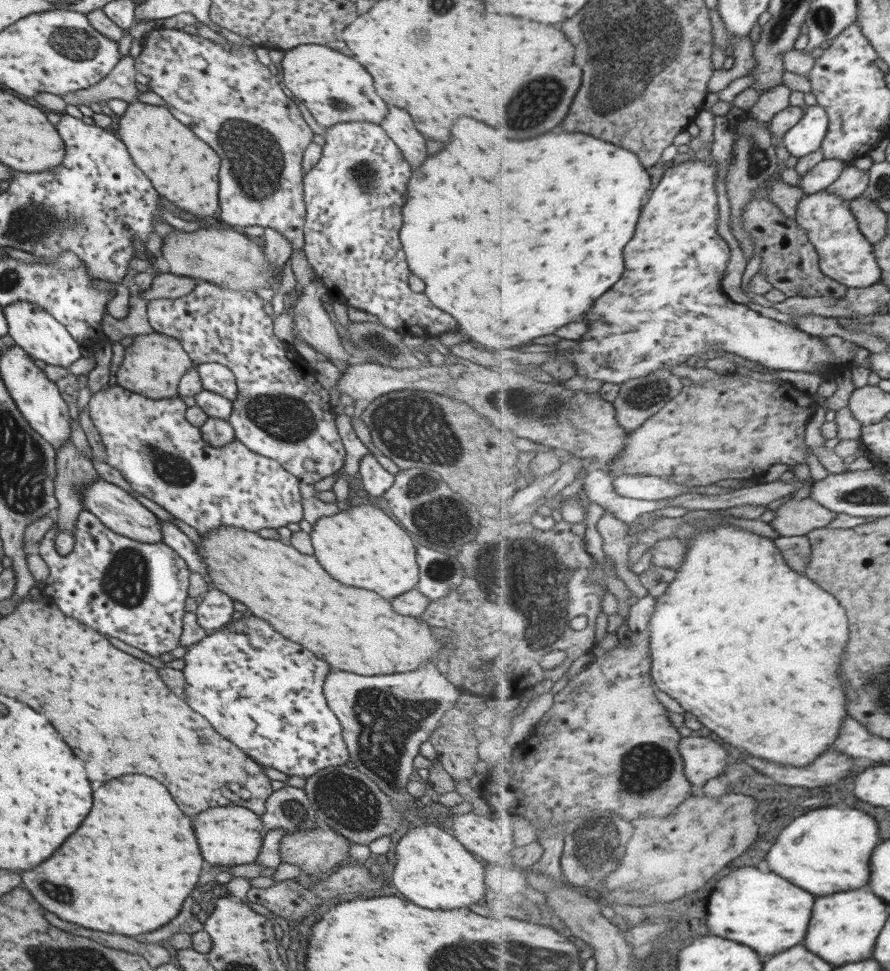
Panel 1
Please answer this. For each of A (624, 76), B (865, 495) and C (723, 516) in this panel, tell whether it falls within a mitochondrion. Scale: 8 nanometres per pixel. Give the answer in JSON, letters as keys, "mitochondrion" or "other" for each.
{"A":"mitochondrion","B":"mitochondrion","C":"other"}

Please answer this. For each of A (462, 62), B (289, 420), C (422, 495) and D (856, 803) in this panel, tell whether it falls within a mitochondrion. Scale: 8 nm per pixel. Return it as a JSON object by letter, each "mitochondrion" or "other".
{"A":"other","B":"mitochondrion","C":"mitochondrion","D":"other"}

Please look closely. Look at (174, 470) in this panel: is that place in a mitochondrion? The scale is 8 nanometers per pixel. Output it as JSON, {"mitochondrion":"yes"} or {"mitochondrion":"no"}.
{"mitochondrion":"yes"}

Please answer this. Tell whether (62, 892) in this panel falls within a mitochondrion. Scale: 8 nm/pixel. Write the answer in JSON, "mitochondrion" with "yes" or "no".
{"mitochondrion":"yes"}

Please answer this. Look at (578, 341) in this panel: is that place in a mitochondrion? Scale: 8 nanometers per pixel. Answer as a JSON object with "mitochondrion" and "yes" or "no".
{"mitochondrion":"no"}

